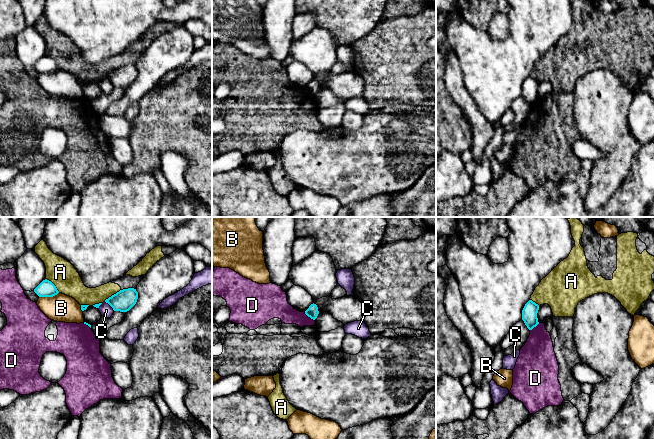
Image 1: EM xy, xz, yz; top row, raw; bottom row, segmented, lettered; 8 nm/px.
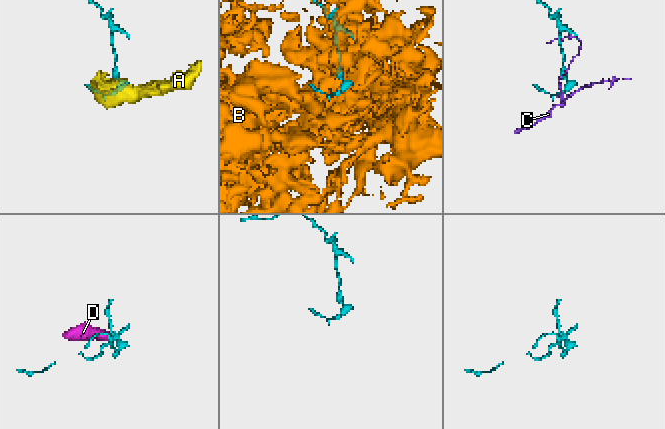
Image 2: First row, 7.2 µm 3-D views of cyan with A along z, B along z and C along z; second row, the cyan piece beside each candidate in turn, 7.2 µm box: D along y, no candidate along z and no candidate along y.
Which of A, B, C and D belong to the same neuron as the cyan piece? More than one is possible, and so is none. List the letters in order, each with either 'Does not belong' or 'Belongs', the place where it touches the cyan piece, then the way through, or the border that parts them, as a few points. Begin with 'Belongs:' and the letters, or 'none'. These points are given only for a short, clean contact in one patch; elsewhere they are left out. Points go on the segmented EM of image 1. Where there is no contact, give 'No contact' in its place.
Belongs: none
A: Does not belong. Touches cyan at xy (112, 295)
B: Does not belong. Touches cyan at xy (48, 296)
C: Does not belong. Touches cyan at xy (110, 305). Boundary: xy (105, 301), (114, 310)
D: Does not belong. Touches cyan at xz (309, 316). Boundary: xz (304, 312), (314, 320)

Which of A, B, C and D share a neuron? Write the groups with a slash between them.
A / B / C / D

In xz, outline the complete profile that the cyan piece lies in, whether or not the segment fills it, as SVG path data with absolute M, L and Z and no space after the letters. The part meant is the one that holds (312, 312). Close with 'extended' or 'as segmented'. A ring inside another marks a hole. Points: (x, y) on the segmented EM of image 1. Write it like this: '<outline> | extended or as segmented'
M311 304L309 308L305 311L305 314L311 319L315 320L319 314L318 307L316 304Z | as segmented

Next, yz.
M529 300L522 310L522 320L529 330L532 330L539 324L537 318L538 310L539 305L532 300Z | as segmented

